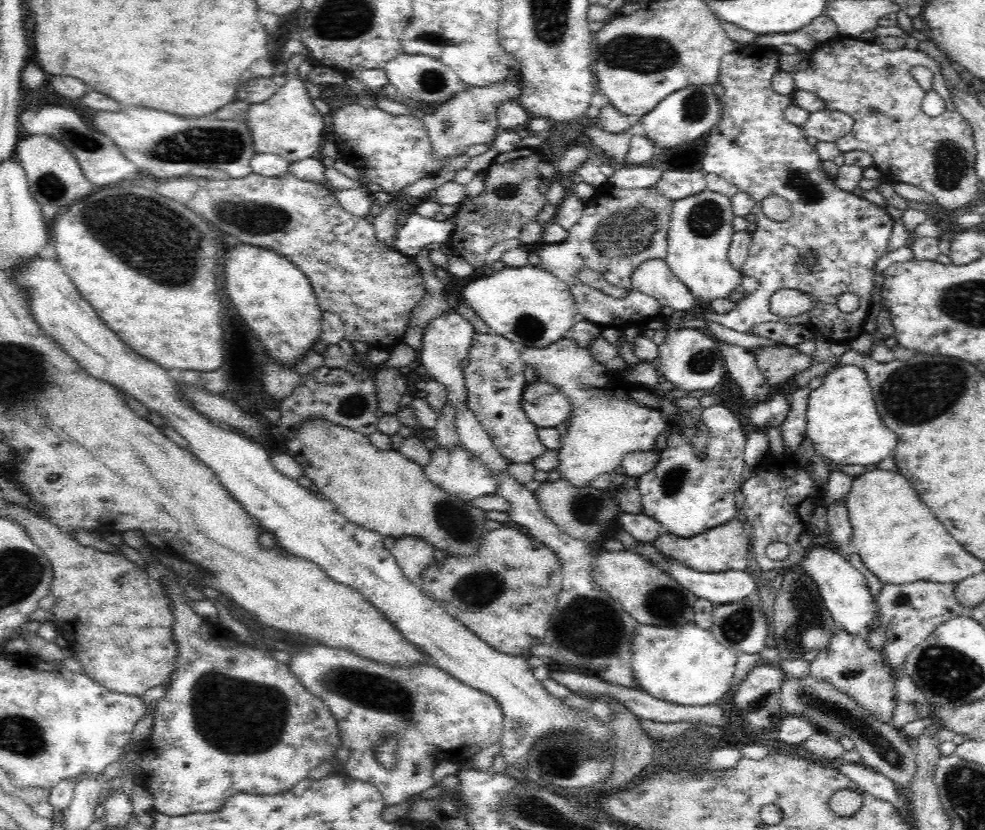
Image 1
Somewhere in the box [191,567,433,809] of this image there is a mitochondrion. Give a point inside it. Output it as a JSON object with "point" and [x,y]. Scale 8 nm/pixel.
{"point":[371,690]}

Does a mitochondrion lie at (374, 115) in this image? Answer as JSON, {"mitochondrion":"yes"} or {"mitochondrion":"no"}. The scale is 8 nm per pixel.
{"mitochondrion":"no"}

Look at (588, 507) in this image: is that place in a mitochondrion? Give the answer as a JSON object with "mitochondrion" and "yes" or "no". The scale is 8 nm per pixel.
{"mitochondrion":"yes"}

